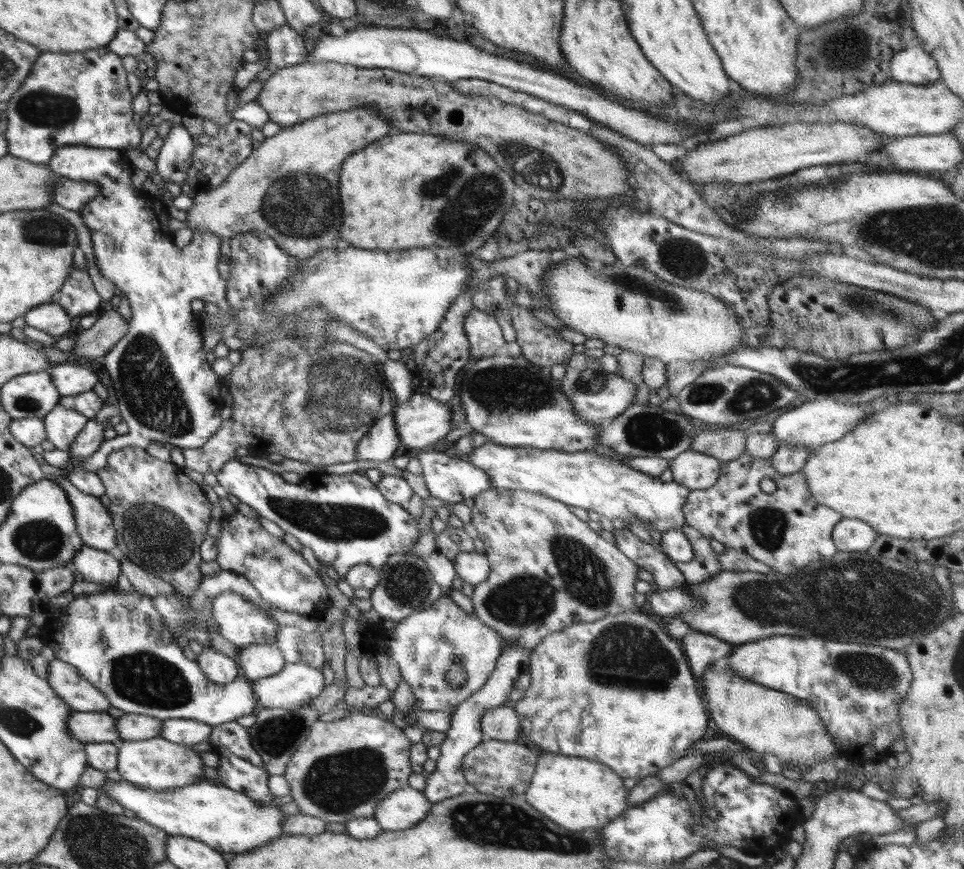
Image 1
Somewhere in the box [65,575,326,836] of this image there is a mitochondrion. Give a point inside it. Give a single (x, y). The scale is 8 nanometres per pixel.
(143, 678)

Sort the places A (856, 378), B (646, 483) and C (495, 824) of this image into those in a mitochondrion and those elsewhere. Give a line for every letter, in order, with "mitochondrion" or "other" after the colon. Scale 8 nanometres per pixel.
A: mitochondrion
B: other
C: mitochondrion

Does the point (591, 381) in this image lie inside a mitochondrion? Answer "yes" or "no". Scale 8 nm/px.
yes

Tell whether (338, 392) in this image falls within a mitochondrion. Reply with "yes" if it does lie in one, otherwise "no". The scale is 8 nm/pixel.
yes

